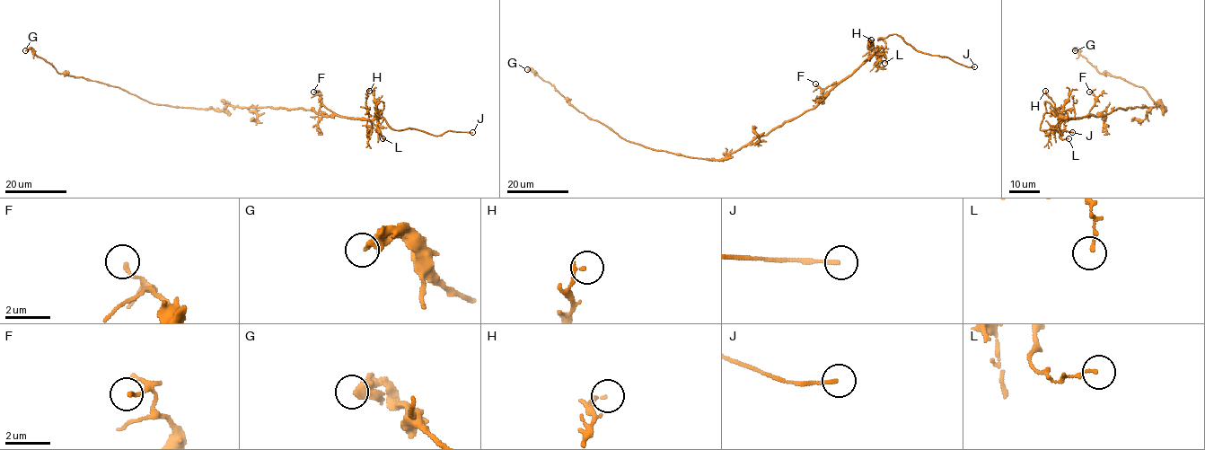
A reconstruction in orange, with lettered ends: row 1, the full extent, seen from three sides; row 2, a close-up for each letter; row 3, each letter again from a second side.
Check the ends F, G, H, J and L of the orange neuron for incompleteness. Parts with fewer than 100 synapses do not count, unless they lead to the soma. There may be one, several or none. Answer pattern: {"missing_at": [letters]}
{"missing_at": ["J"]}

